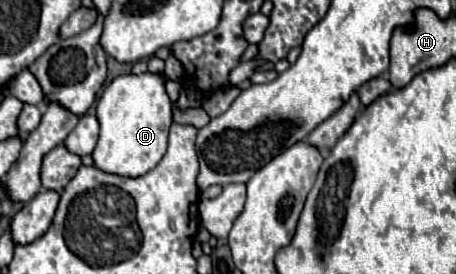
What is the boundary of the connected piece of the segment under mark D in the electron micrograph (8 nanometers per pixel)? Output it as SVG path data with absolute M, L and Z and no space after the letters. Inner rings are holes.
M170 55L162 73L126 73L112 79L96 103L100 139L92 157L98 169L122 177L138 177L148 173L162 159L168 143L168 129L172 125L172 101L166 93L166 81L178 83L184 73L182 63Z

